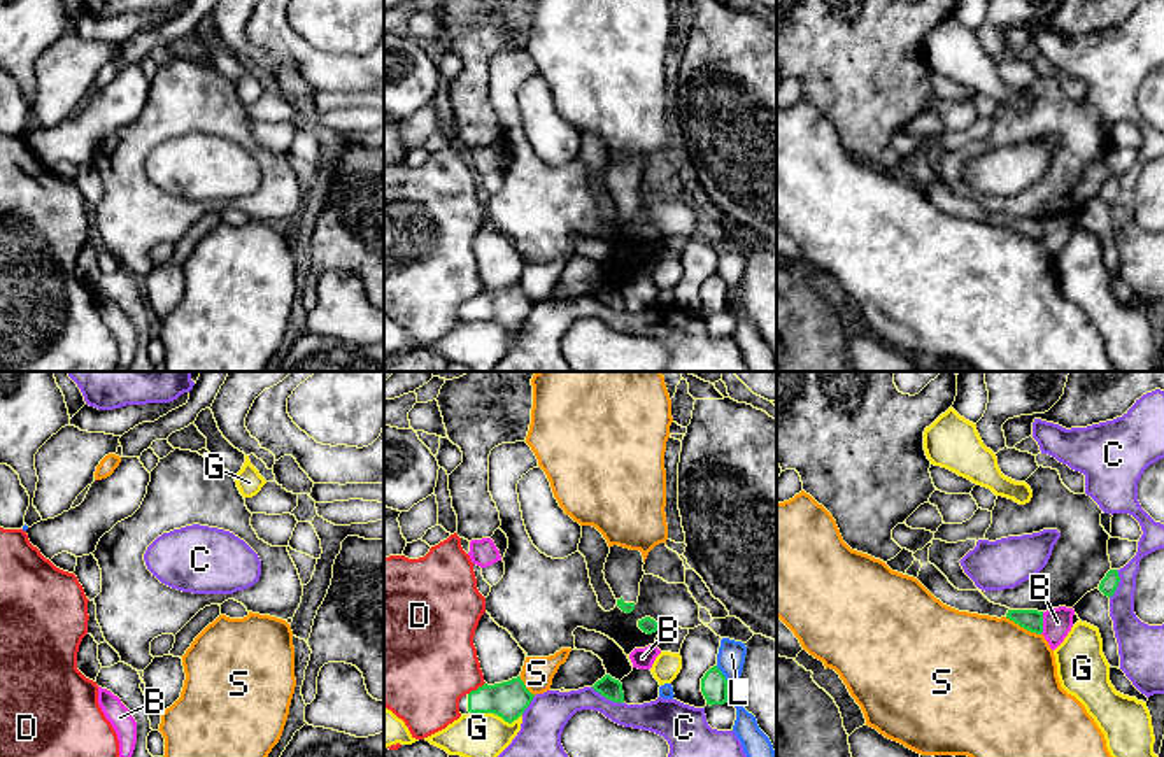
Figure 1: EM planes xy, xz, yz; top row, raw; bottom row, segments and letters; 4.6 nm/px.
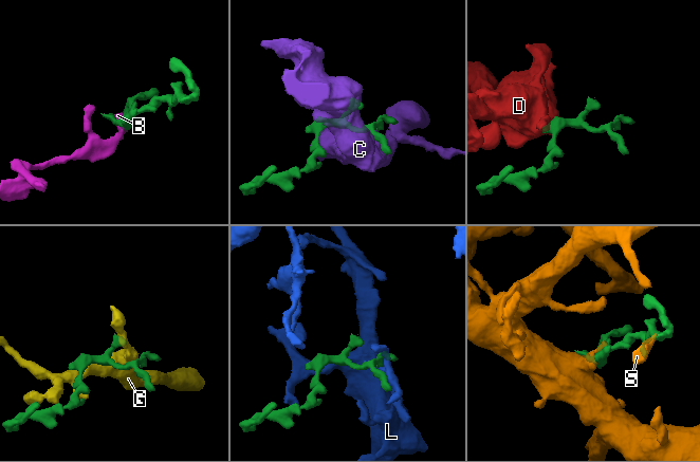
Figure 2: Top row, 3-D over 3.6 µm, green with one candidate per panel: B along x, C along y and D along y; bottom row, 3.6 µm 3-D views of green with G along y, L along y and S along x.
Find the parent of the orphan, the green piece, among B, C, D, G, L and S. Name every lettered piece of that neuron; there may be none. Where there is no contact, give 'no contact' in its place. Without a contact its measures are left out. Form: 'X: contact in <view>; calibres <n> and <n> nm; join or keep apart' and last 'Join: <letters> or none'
B: contact in yz; calibres 100 and 140 nm; keep apart
C: contact in xz; calibres 100 and 170 nm; keep apart
D: contact in xz; calibres 170 and 420 nm; keep apart
G: contact in xz; calibres 170 and 220 nm; keep apart
L: contact in xz; calibres 130 and 130 nm; keep apart
S: contact in yz; calibres 100 and 480 nm; keep apart
Join: none

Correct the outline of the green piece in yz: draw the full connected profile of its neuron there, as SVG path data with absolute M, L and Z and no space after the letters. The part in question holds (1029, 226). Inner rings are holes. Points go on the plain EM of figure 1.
M931 170L920 175L917 187L943 212L959 219L969 219L989 224L1006 224L1020 235L1041 242L1043 219L1038 217L1010 217L990 210L980 198L959 198L948 186Z

